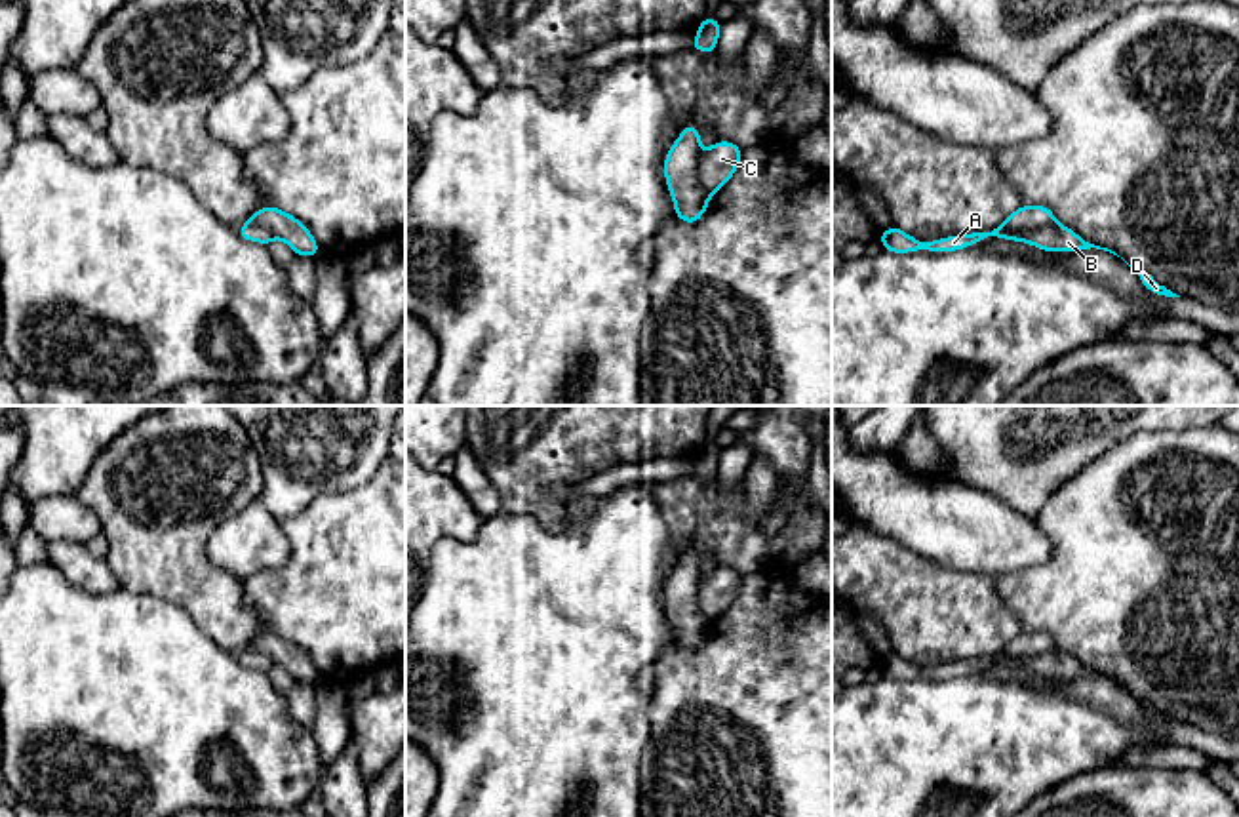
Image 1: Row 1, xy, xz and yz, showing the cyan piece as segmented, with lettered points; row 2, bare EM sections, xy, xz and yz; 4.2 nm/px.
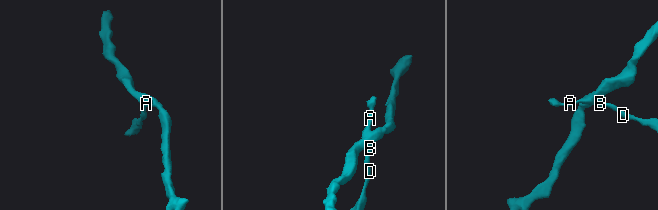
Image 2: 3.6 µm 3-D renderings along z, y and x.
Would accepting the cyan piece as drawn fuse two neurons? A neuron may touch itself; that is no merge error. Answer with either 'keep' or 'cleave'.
cleave

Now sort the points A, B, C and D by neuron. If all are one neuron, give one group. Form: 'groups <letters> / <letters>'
groups A B D / C

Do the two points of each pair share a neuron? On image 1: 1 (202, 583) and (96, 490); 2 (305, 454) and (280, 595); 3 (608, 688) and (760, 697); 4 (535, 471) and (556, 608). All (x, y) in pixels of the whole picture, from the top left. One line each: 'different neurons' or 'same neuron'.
1: same neuron
2: different neurons
3: different neurons
4: different neurons

